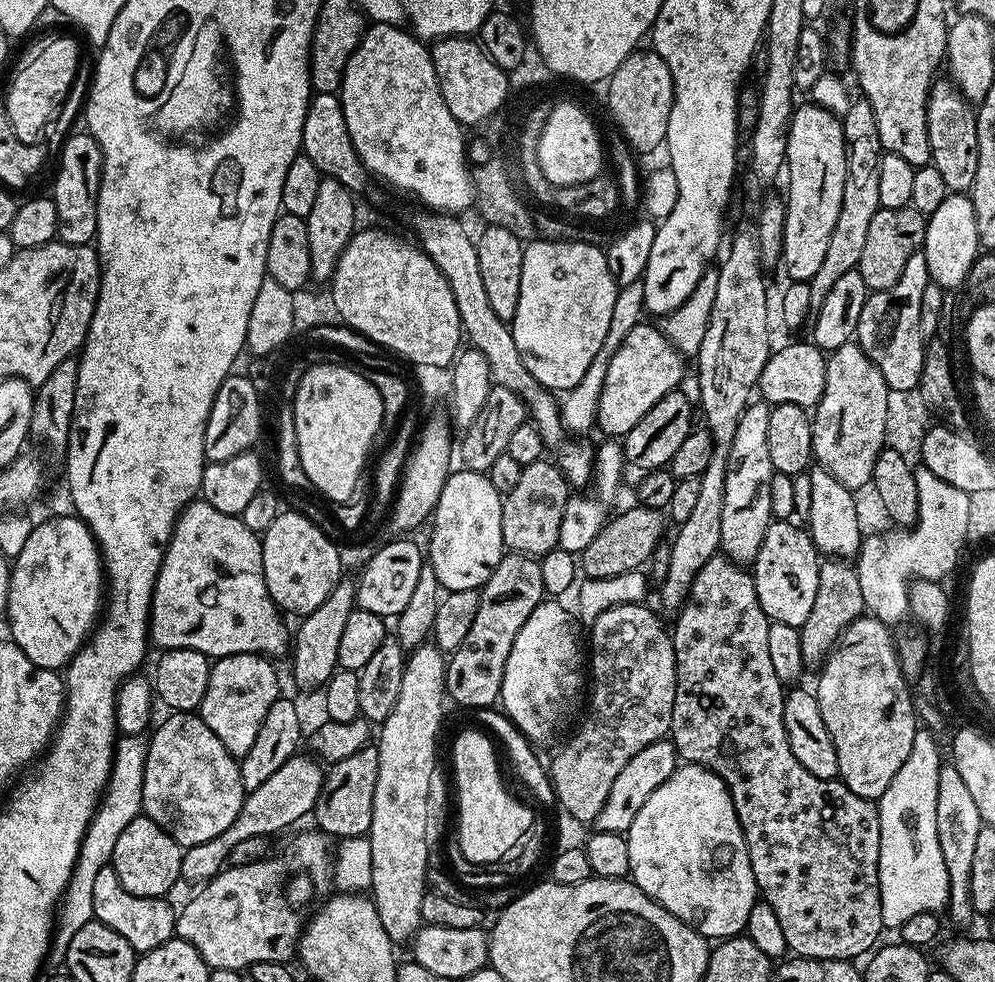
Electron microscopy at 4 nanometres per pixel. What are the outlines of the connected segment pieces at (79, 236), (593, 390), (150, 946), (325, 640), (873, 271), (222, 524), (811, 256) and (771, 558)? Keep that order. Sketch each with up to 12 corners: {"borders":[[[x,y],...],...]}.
{"borders":[[[87,130],[64,140],[50,195],[61,244],[92,244],[104,159]],[[643,279],[617,291],[606,342],[563,393],[565,433],[597,427],[608,360],[642,322]],[[109,866],[92,914],[138,954],[176,936],[177,909],[135,897]],[[344,578],[299,621],[292,676],[320,690],[338,668],[356,607]],[[882,208],[866,233],[858,271],[872,292],[902,278],[924,247],[926,216]],[[197,498],[152,591],[157,649],[272,654],[262,540]],[[793,111],[779,263],[811,282],[848,171],[841,117]],[[773,522],[754,561],[769,621],[800,629],[822,560],[811,535]]]}

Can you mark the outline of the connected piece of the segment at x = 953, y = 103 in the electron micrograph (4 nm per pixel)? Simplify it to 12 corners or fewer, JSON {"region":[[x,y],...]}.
{"region":[[933,79],[930,164],[949,193],[978,174],[976,113],[951,79]]}

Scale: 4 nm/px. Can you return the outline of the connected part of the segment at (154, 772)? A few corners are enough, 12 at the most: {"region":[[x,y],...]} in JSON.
{"region":[[199,715],[147,741],[143,815],[182,849],[227,830],[240,765]]}

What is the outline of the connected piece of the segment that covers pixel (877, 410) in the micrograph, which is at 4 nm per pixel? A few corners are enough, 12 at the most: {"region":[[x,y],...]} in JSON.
{"region":[[859,344],[827,357],[812,455],[869,483],[885,447],[889,386]]}

